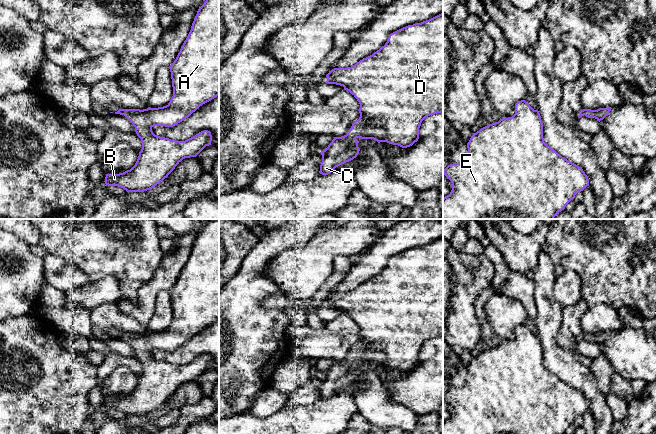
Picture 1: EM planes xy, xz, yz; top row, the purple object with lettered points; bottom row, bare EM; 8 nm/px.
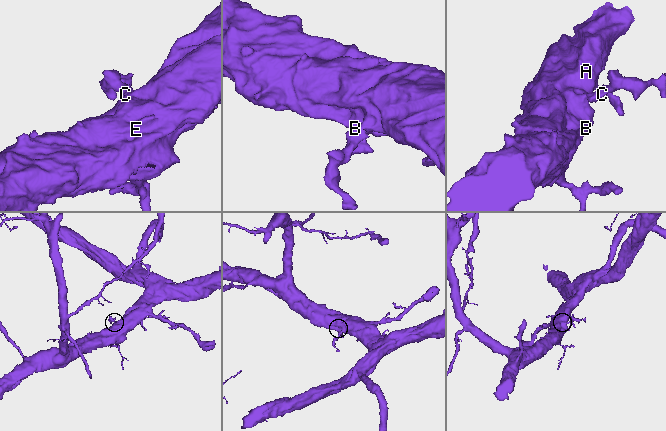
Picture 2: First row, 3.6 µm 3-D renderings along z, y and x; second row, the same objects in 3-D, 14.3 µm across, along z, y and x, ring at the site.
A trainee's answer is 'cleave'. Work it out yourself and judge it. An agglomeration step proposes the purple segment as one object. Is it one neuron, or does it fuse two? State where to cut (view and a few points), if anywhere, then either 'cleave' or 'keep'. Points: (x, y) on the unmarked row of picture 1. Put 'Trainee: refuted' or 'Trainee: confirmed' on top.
Trainee: refuted
cut none; keep

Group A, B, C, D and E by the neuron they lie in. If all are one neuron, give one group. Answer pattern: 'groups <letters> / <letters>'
groups A B C D E

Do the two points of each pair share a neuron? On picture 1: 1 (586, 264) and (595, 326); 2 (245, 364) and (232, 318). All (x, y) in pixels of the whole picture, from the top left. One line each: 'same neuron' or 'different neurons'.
1: different neurons
2: same neuron

